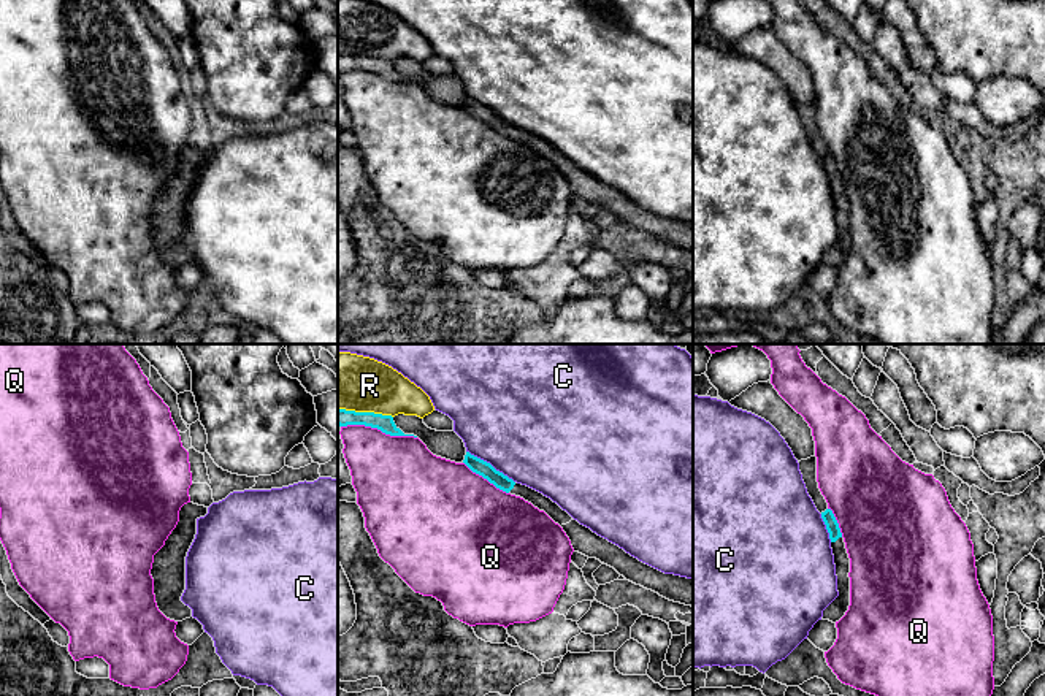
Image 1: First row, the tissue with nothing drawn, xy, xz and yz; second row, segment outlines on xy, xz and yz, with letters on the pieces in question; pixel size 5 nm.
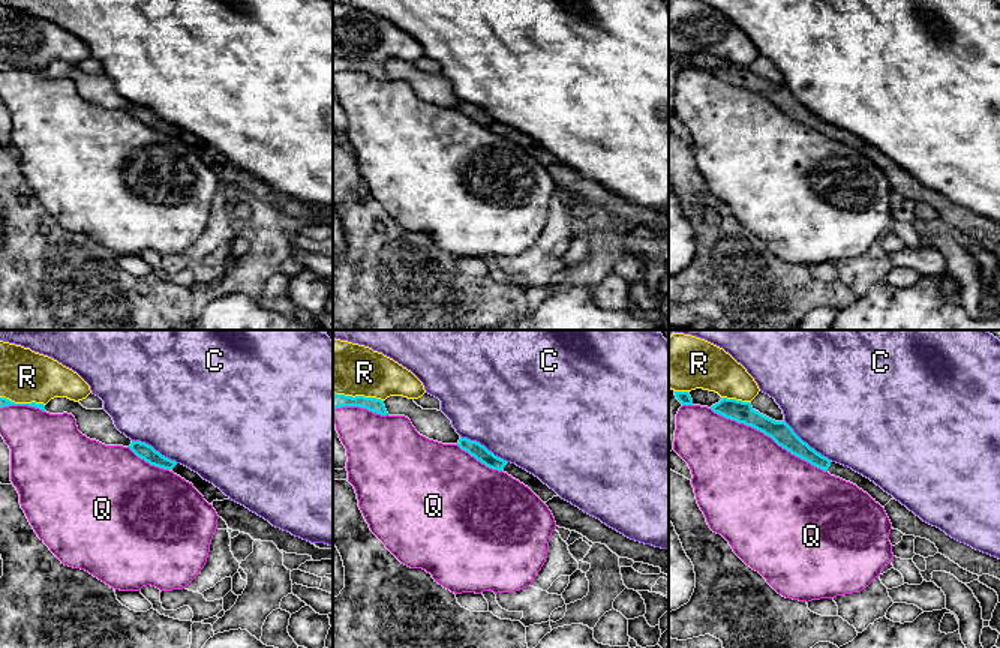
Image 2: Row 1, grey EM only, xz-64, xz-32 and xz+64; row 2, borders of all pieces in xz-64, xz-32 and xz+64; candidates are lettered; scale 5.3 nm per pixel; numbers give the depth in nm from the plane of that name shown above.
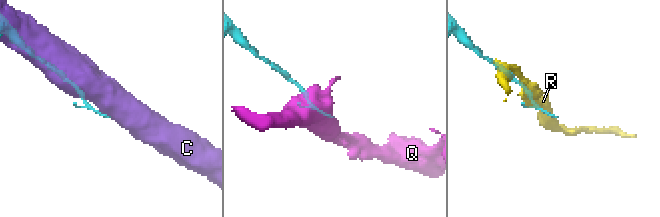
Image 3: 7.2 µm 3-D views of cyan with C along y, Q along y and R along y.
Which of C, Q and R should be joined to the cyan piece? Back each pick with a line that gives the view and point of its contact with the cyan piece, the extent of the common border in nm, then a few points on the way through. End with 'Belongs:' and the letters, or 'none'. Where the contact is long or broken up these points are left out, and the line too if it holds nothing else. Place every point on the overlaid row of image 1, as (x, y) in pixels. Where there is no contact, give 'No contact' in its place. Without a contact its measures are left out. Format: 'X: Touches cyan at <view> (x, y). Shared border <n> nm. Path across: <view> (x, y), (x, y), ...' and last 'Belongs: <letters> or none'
Belongs: none

